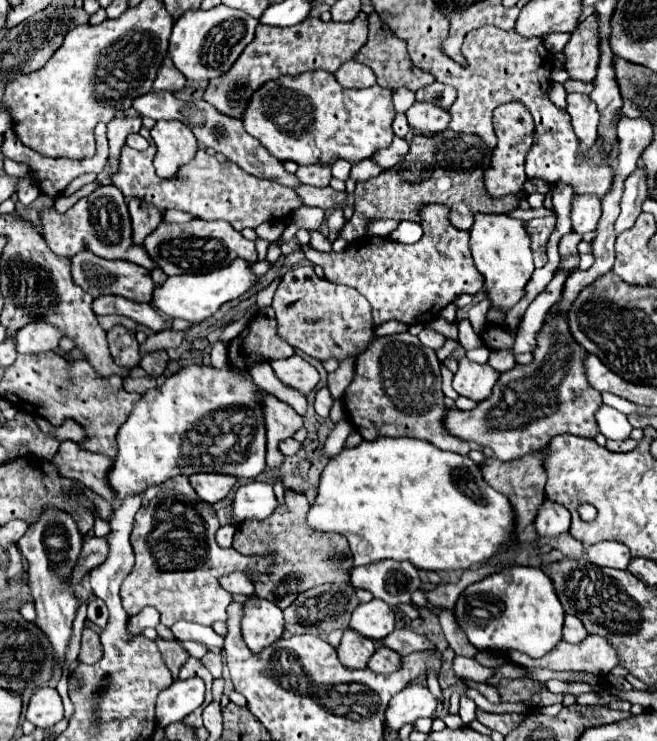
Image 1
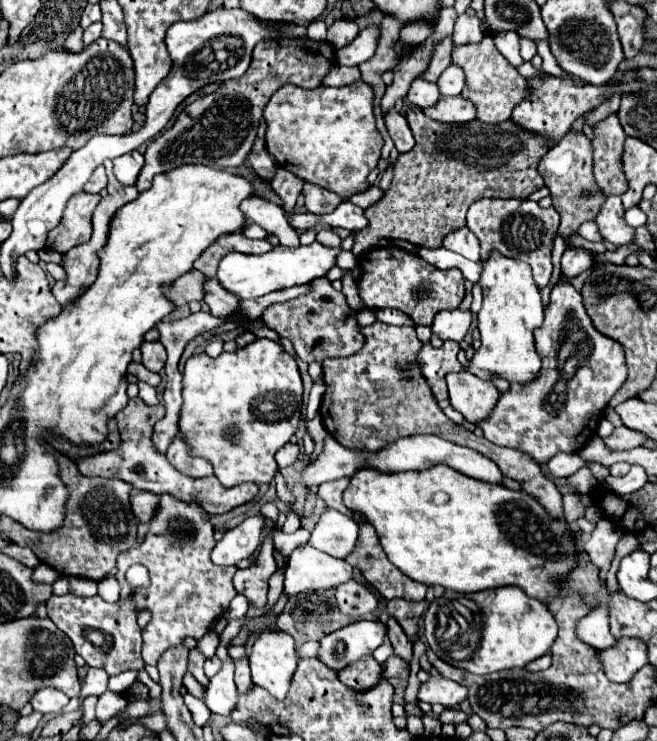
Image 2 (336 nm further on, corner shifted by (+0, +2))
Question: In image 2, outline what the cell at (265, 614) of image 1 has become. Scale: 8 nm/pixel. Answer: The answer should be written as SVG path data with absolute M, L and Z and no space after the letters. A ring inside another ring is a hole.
M260 633L250 651L250 671L254 685L264 687L276 699L284 699L298 665L294 641L288 633Z

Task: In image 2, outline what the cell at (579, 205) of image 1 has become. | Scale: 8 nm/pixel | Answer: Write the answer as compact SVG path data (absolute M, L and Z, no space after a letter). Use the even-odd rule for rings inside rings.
M618 195L606 199L606 205L602 205L602 213L598 213L596 217L596 223L600 227L602 237L616 247L634 241L636 229L624 221L624 207Z

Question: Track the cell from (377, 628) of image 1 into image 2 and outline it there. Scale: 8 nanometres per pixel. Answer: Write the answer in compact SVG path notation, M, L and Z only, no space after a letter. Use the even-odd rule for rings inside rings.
M358 621L342 627L338 633L330 633L320 641L318 659L332 671L342 671L354 661L372 655L382 645L386 629L380 621Z

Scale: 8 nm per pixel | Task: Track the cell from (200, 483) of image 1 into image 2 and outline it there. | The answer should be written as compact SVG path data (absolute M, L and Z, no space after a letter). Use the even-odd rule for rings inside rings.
M138 397L130 399L128 407L124 407L124 413L116 415L120 437L122 437L118 449L100 453L98 457L78 461L80 473L86 475L86 477L122 479L122 481L130 483L134 487L134 491L148 491L148 493L154 493L154 495L172 495L172 497L176 497L184 503L198 503L208 515L228 513L234 507L244 505L244 503L252 501L258 495L258 487L254 483L242 483L238 487L226 489L226 487L220 485L220 481L214 475L212 477L202 477L202 479L192 479L192 477L180 473L176 467L172 467L172 463L166 459L166 455L160 453L152 443L154 425L164 415L166 415L164 405L148 407L148 405L142 405L142 401Z

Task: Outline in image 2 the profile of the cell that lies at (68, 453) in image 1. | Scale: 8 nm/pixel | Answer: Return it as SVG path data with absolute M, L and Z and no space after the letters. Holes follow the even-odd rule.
M136 493L132 495L132 509L134 515L142 521L142 523L150 523L158 511L158 497L154 497L154 493Z

